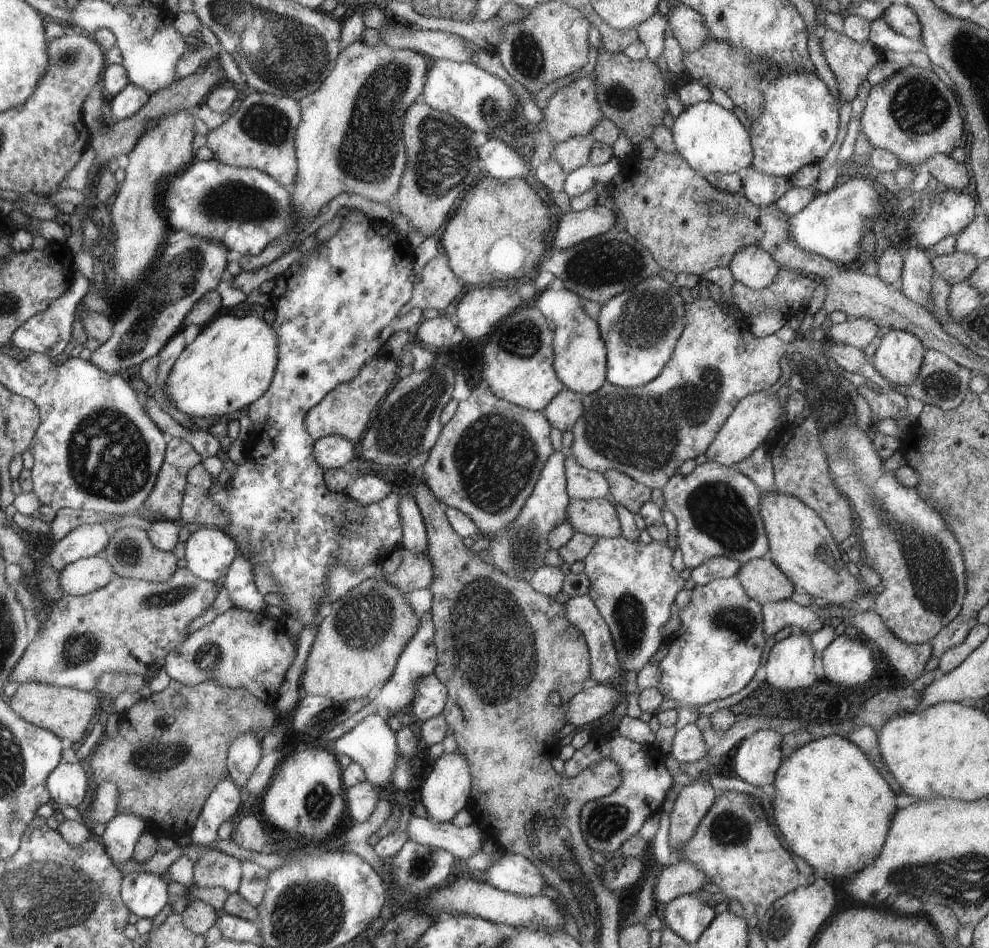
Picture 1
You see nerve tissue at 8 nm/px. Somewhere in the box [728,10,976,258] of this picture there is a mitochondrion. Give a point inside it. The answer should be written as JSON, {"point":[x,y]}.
{"point":[919,107]}

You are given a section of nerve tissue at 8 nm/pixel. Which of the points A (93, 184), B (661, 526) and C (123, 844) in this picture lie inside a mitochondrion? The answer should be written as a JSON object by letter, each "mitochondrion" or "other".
{"A":"other","B":"other","C":"other"}

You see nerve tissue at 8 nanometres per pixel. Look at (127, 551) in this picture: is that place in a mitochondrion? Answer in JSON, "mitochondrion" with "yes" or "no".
{"mitochondrion":"yes"}

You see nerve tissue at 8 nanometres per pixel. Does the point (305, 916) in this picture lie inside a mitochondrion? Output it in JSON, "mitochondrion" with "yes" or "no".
{"mitochondrion":"yes"}

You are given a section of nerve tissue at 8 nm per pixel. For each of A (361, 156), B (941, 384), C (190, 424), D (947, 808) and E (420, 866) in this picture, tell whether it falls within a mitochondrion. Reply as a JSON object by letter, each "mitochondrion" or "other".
{"A":"mitochondrion","B":"mitochondrion","C":"other","D":"other","E":"mitochondrion"}

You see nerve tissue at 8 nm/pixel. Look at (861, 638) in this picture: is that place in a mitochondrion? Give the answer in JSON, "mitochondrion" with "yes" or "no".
{"mitochondrion":"no"}

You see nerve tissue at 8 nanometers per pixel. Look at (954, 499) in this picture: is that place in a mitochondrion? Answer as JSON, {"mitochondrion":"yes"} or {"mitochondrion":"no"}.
{"mitochondrion":"yes"}

